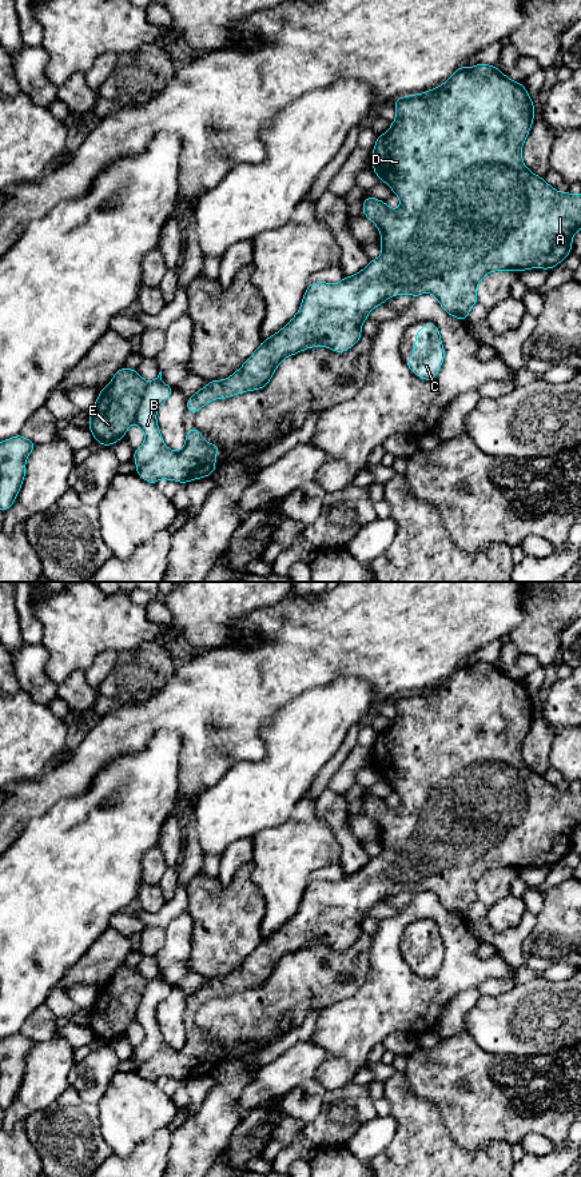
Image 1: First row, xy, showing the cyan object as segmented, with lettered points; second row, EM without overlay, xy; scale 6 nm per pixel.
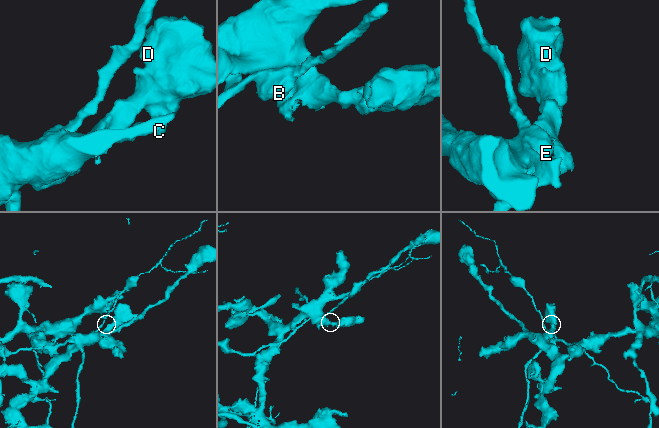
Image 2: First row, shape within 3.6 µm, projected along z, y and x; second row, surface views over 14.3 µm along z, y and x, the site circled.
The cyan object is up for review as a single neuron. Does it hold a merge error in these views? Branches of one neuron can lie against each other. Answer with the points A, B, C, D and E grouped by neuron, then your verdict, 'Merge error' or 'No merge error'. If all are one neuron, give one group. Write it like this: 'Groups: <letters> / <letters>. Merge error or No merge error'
Groups: A C D E / B. Merge error

